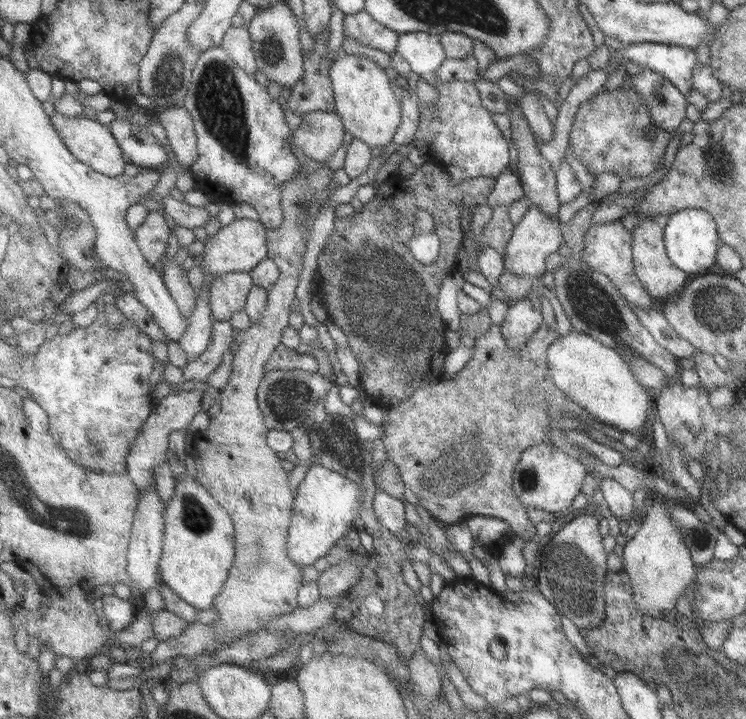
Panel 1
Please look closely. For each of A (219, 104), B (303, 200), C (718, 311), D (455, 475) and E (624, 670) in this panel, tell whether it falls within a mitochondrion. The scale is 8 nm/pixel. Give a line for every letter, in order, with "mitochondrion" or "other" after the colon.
A: mitochondrion
B: mitochondrion
C: mitochondrion
D: mitochondrion
E: other

